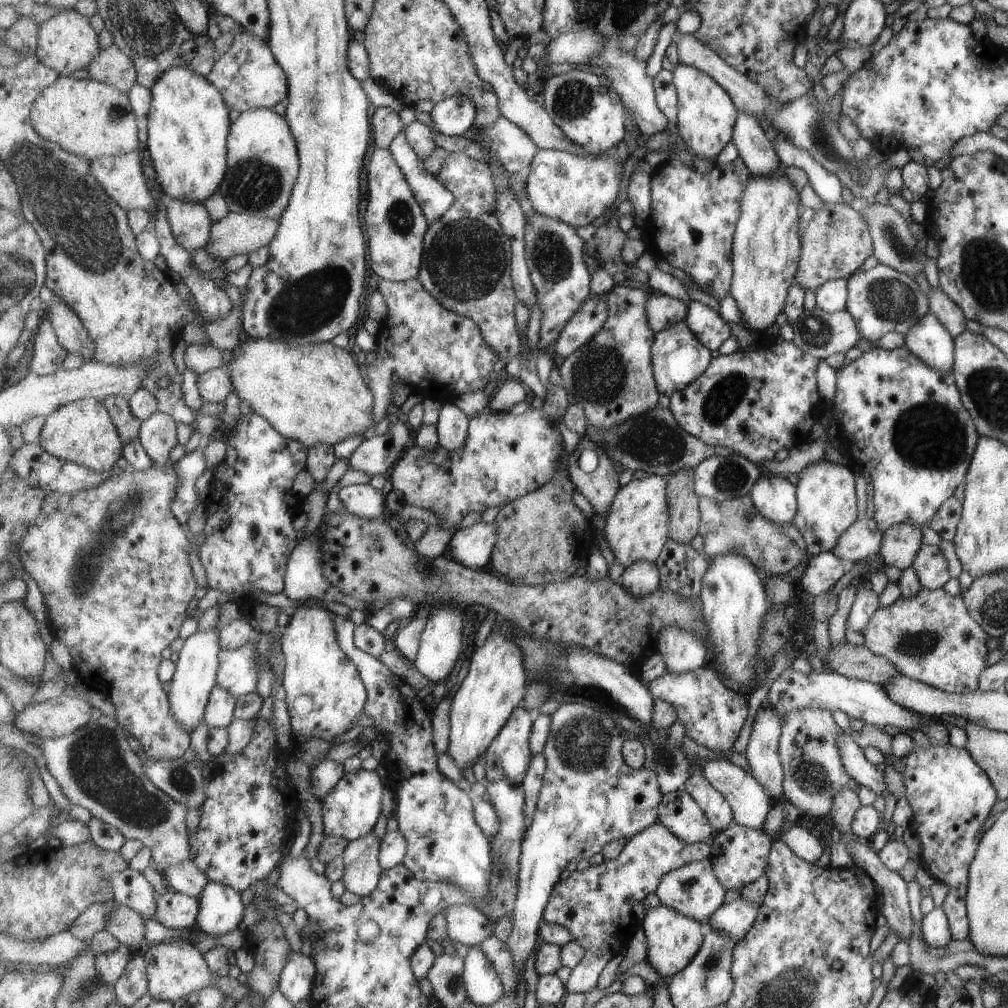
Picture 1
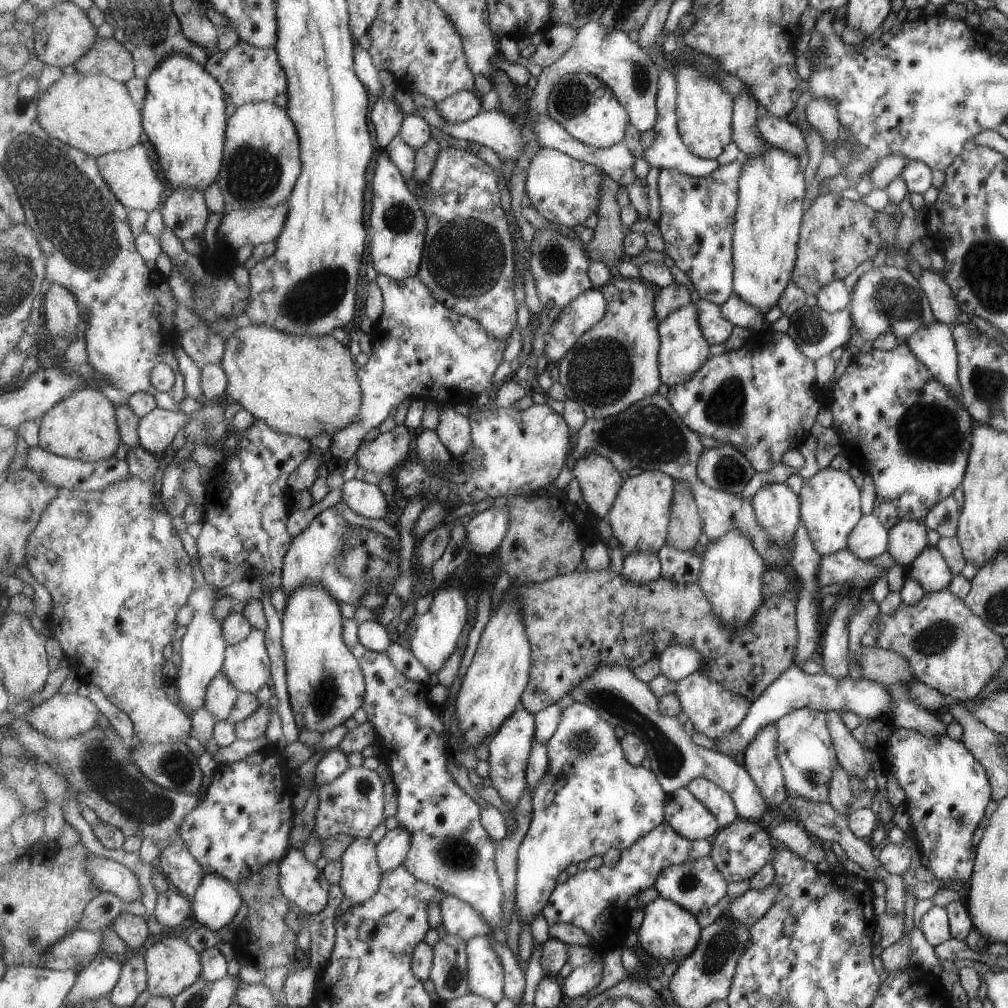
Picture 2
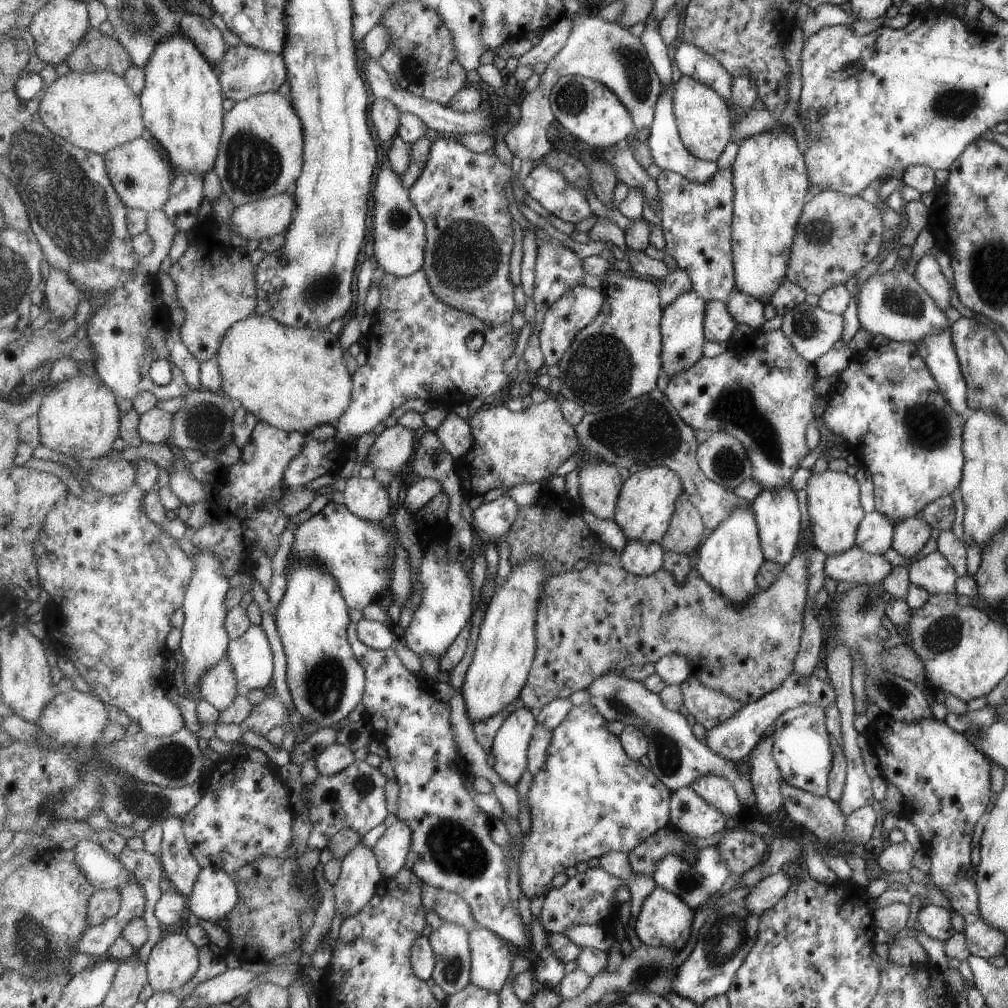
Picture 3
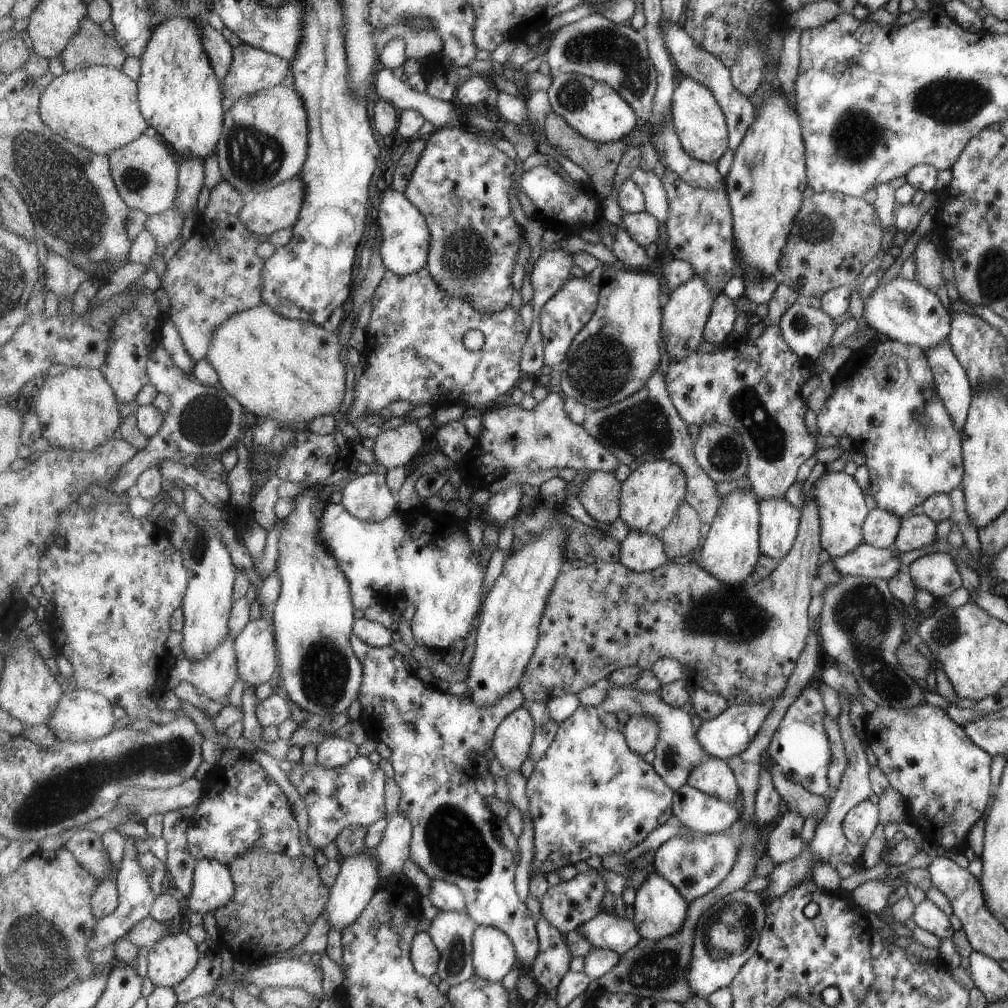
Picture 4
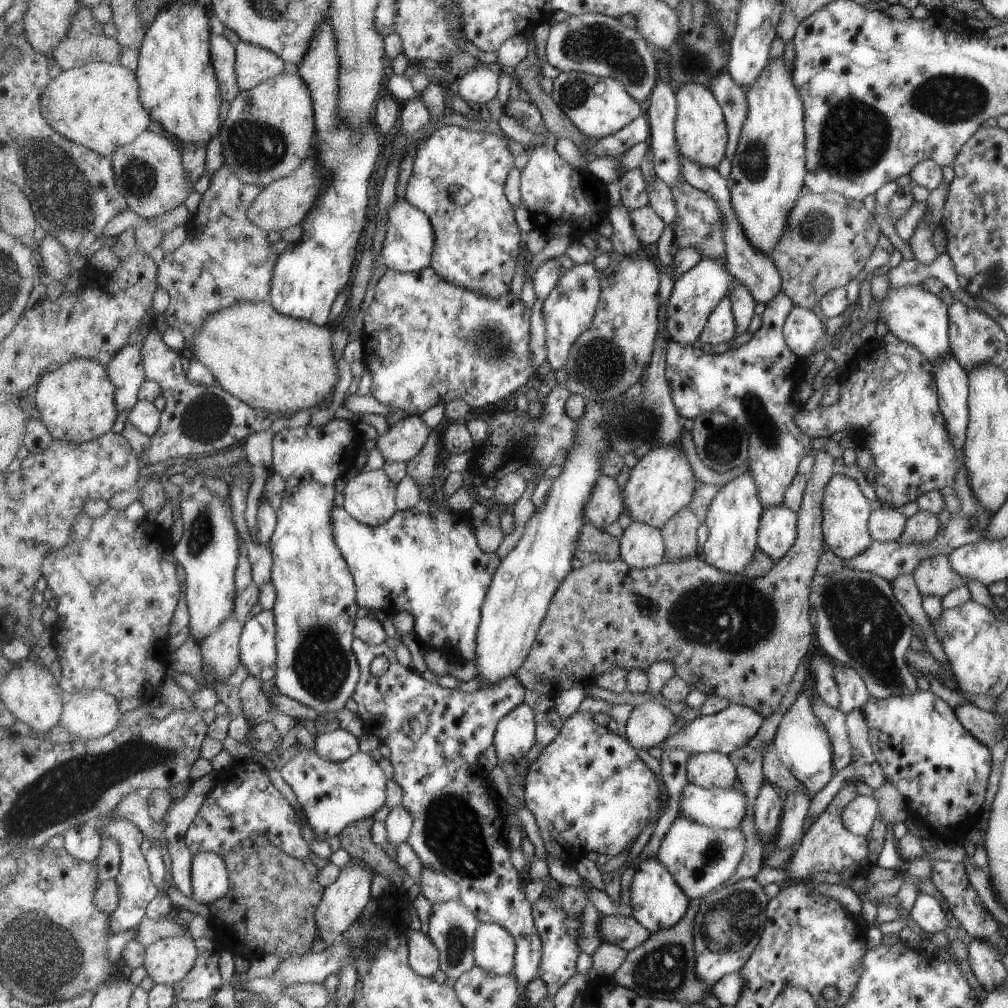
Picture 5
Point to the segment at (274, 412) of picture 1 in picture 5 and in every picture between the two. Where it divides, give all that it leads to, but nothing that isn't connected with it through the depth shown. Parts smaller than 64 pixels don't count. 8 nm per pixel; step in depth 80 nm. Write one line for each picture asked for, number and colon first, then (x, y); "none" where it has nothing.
2: (306, 386)
3: (296, 379)
4: (291, 371)
5: (274, 362)

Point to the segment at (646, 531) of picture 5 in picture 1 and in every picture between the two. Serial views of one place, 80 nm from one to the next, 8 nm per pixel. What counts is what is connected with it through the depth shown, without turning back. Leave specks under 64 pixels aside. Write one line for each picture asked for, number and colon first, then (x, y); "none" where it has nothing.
1: (642, 578)
2: (642, 567)
3: (641, 558)
4: (642, 552)

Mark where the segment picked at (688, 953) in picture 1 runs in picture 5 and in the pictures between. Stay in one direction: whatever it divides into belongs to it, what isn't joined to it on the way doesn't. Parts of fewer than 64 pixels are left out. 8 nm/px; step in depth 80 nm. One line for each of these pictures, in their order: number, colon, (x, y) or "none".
2: (670, 933)
3: (665, 920)
4: (661, 911)
5: (657, 901)

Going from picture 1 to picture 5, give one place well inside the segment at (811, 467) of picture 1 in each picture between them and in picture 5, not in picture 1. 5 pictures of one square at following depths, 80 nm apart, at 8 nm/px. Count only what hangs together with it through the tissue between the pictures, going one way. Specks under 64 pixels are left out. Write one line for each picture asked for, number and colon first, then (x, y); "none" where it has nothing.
2: (829, 500)
3: (834, 513)
4: (841, 509)
5: (845, 527)

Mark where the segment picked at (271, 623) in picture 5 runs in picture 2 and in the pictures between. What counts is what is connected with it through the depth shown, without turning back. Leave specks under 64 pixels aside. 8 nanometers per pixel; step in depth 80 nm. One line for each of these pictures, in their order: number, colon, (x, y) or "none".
2: (247, 664)
3: (251, 655)
4: (257, 660)

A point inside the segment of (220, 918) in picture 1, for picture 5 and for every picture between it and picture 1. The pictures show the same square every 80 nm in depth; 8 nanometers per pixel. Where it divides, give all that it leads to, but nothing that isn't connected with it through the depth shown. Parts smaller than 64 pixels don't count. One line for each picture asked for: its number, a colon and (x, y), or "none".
2: (217, 901)
3: (215, 895)
4: (214, 887)
5: (211, 877)

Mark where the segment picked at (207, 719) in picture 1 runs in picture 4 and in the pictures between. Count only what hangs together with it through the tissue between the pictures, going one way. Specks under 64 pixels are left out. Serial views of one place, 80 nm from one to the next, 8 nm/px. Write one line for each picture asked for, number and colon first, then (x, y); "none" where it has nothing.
2: (222, 695)
3: (219, 687)
4: (214, 678)

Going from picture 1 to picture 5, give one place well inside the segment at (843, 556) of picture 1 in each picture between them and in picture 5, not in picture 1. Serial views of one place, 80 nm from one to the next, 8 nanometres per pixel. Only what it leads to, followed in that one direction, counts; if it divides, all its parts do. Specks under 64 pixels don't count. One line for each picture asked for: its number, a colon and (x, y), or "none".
2: (868, 538)
3: (874, 535)
4: (879, 529)
5: (886, 524)

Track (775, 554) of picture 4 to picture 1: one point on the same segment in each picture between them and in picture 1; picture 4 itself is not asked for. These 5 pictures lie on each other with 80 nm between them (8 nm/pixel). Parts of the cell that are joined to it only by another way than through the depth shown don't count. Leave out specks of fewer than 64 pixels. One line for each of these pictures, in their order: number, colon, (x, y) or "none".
1: (775, 497)
2: (777, 507)
3: (777, 513)

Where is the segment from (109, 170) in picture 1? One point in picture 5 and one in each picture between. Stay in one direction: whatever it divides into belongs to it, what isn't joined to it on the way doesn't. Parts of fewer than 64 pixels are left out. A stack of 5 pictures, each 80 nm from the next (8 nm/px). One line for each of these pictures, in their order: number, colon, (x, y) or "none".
2: (130, 173)
3: (143, 178)
4: (147, 175)
5: (149, 174)

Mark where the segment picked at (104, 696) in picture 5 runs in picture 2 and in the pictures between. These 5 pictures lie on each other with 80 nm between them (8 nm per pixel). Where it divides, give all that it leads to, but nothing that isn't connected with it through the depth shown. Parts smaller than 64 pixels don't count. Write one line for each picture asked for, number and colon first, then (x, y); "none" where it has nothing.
2: (66, 715)
3: (76, 718)
4: (82, 715)

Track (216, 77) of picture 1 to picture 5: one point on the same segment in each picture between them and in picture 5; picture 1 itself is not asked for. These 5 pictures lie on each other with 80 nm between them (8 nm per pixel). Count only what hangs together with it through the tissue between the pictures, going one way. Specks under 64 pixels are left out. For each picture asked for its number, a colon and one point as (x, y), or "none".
2: (248, 73)
3: (245, 71)
4: (253, 69)
5: (255, 64)

